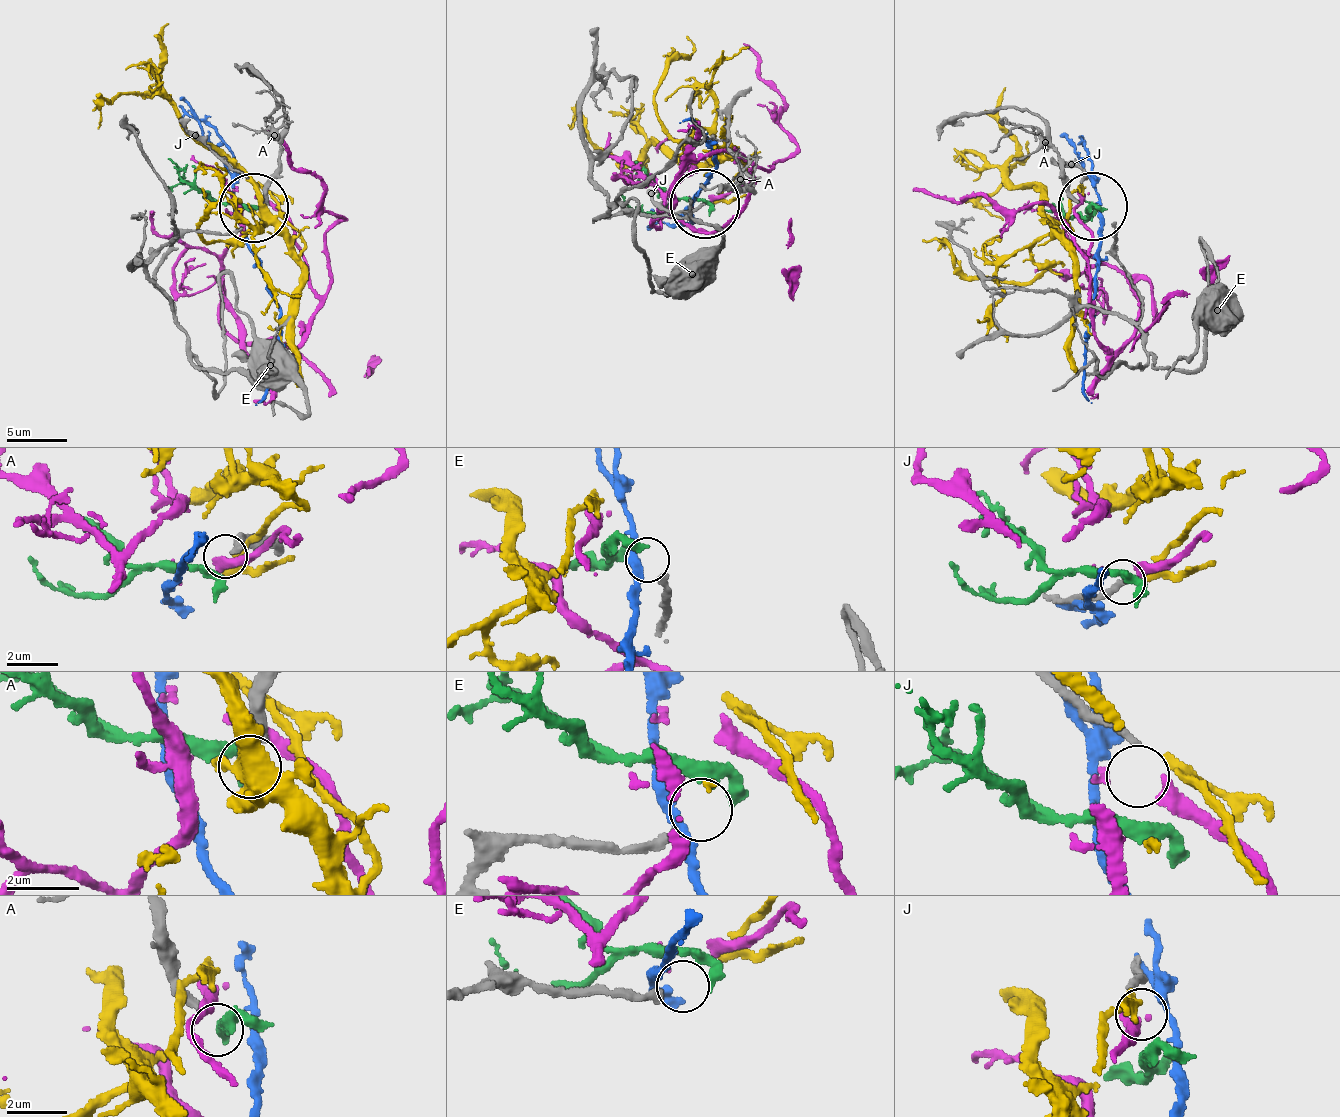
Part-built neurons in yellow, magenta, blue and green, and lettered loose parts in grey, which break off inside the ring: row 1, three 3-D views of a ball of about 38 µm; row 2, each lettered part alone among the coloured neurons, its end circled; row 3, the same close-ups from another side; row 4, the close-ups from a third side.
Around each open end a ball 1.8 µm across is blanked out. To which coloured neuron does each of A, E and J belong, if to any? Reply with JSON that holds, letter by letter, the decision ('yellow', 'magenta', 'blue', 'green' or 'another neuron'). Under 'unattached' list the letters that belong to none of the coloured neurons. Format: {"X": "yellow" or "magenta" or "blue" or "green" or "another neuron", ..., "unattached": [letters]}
{"A": "another neuron", "E": "green", "J": "magenta", "unattached": ["A"]}

